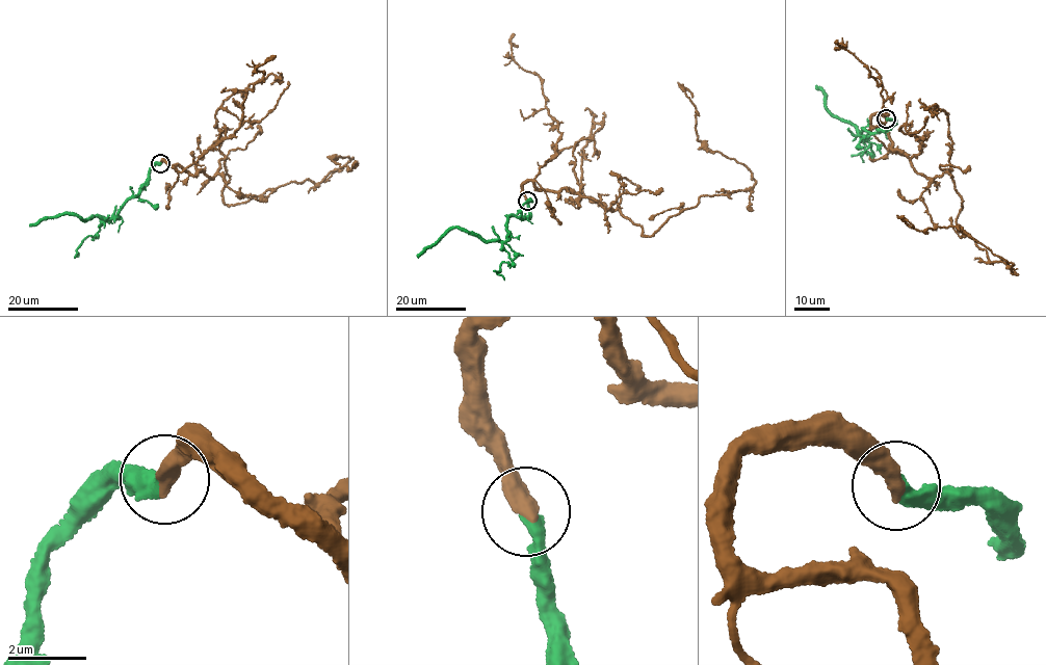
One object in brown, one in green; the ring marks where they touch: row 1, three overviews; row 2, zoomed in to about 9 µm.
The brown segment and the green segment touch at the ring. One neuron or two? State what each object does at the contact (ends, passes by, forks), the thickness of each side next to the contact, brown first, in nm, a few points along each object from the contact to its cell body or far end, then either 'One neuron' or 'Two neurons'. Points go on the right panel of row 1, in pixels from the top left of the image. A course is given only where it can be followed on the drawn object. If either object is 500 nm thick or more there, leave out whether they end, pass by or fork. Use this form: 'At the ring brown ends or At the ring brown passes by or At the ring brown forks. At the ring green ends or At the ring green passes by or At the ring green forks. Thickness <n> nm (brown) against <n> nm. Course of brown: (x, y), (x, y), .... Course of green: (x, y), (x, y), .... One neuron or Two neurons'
At the ring brown ends. At the ring green ends. Thickness 480 nm (brown) against 440 nm. Course of brown: (886, 118), (870, 123), (914, 169), (951, 176), (960, 232), (1013, 264), (956, 227), (913, 227). Course of green: (886, 117), (895, 125), (873, 132), (863, 128), (861, 139), (852, 125), (829, 111), (817, 87). One neuron

